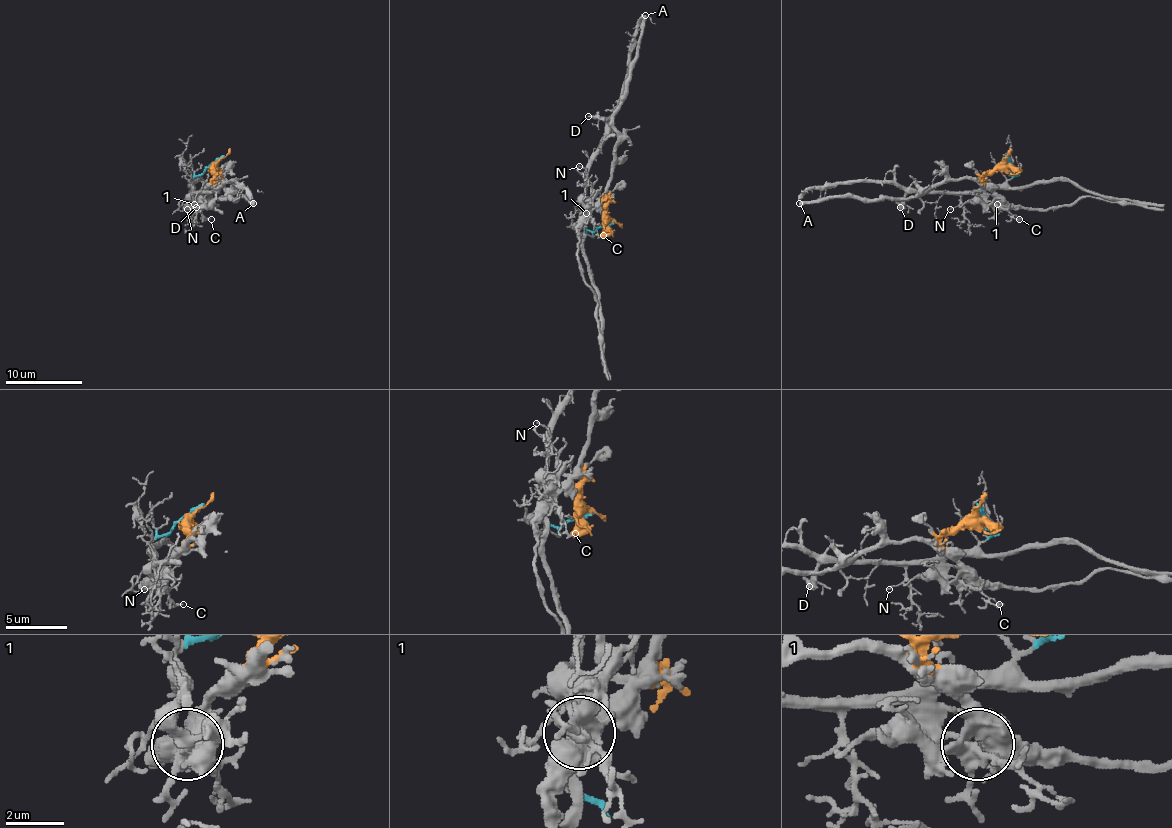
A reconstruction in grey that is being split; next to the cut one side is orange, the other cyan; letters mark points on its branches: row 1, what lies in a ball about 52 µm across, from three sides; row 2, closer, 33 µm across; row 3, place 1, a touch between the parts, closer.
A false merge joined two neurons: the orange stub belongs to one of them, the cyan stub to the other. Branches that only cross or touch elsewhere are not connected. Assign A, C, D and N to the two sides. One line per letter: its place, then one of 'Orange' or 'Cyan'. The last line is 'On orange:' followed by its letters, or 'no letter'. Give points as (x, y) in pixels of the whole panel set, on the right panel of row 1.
A: Place: (799, 203). Orange
C: Place: (1019, 219). Cyan
D: Place: (900, 207). Cyan
N: Place: (950, 209). Cyan
On orange: A

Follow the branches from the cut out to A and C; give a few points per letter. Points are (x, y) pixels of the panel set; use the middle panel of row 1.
A: (609, 221), (607, 190), (617, 138), (613, 111), (624, 92), (624, 80), (636, 55), (640, 24), (646, 15)
C: (609, 221), (590, 231), (584, 225), (582, 204), (597, 233), (603, 235)

